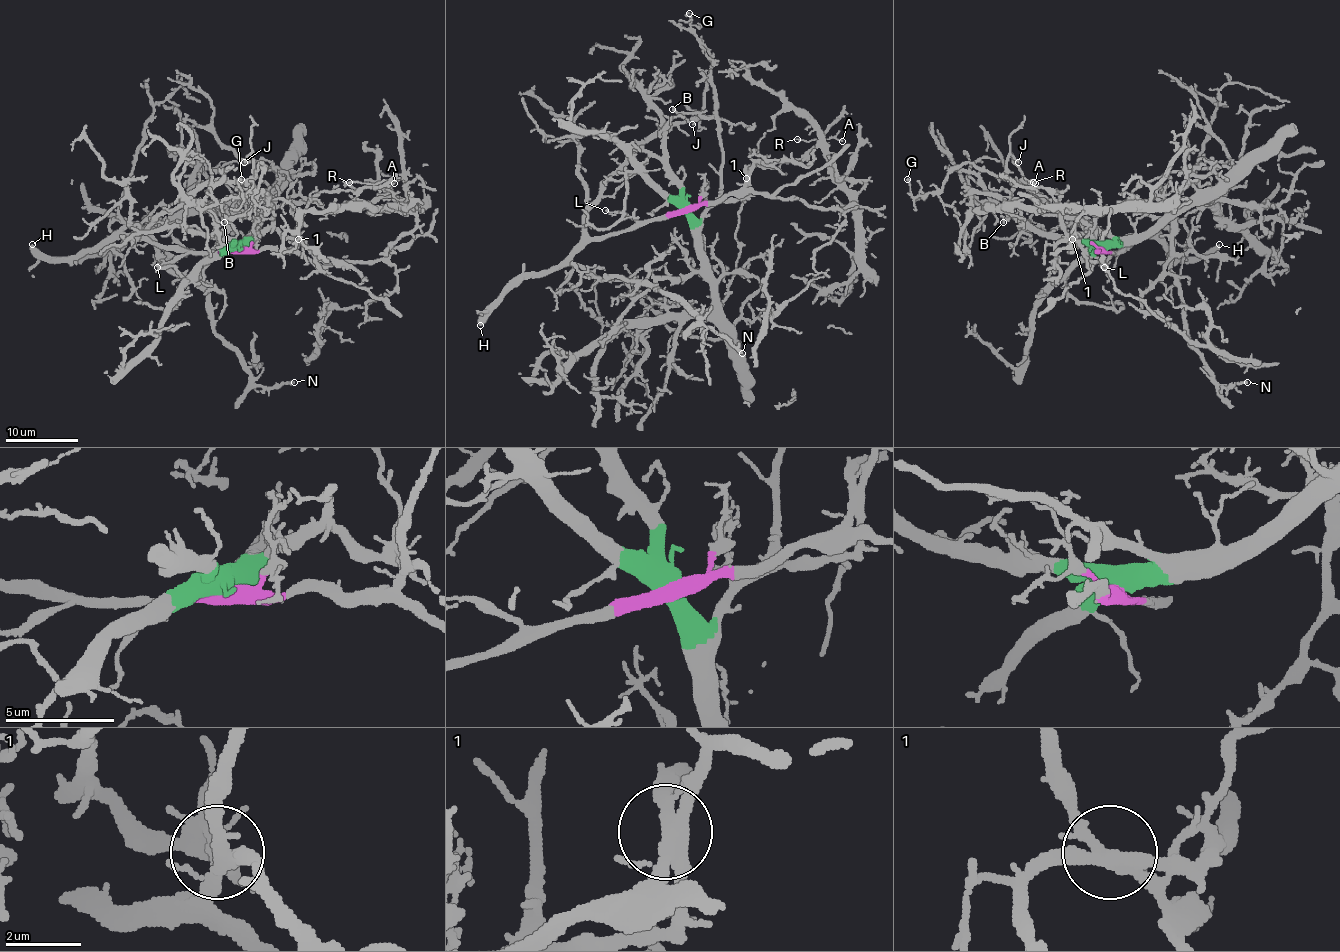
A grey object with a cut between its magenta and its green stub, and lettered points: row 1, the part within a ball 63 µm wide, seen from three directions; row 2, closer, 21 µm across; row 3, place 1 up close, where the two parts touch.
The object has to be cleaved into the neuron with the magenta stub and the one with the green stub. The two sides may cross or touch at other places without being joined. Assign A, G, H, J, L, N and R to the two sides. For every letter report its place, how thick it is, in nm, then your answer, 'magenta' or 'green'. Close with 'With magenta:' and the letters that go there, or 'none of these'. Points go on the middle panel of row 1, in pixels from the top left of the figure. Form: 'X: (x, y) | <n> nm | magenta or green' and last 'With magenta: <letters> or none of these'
A: (842, 141) | 90 nm | magenta
G: (689, 13) | 120 nm | magenta
H: (480, 325) | 440 nm | magenta
J: (692, 124) | 140 nm | magenta
L: (605, 210) | 130 nm | magenta
N: (742, 353) | 170 nm | magenta
R: (797, 139) | 120 nm | magenta
With magenta: A, G, H, J, L, N, R

